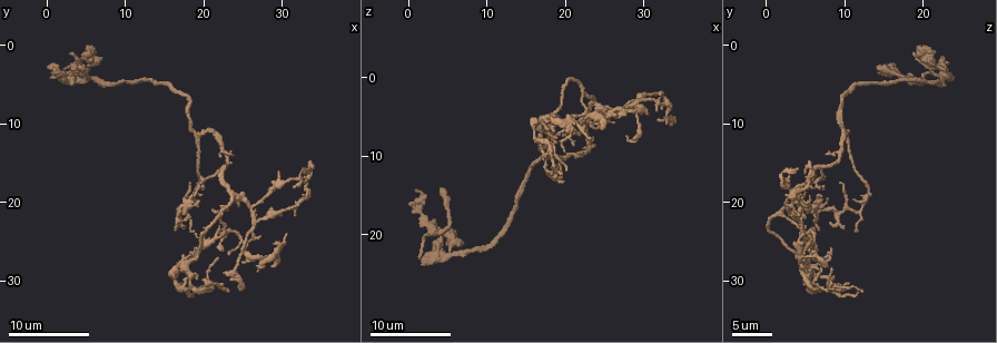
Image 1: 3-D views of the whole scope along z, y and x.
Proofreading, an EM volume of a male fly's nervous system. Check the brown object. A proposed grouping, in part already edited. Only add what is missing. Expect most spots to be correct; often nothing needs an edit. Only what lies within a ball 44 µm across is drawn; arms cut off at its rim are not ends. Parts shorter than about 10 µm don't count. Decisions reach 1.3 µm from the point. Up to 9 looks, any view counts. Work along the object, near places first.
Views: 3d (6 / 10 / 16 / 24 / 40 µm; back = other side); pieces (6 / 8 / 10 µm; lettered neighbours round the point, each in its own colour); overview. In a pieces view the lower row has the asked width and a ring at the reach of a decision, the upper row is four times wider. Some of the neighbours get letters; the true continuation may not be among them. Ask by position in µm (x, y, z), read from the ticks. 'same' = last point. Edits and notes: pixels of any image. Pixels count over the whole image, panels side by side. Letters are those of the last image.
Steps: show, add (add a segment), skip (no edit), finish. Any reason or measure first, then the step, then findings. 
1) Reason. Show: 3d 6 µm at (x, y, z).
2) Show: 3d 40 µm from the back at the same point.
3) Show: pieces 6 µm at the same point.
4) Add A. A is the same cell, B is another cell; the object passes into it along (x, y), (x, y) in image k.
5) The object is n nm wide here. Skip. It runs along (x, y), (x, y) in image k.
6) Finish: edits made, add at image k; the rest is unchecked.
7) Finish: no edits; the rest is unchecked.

Branch stops here. Show: 3d 10 µm at (19.0, 26.0, 8.0).

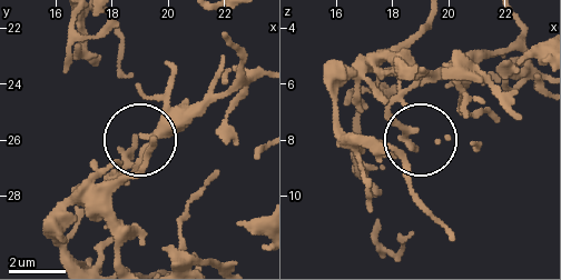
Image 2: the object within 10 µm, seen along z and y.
Show: pieces 6 µm at (18.9, 26.0, 8.3).

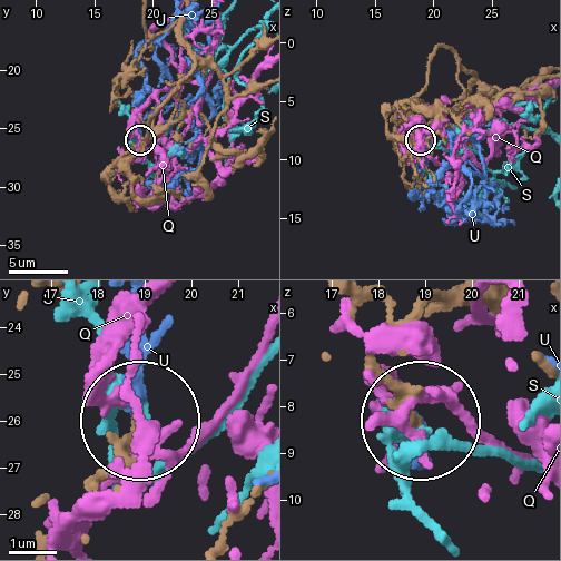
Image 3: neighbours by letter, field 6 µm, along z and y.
Skip. Q, S and U are other cells; none of them fits.

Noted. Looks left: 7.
Branch stops here. Show: 3d 10 µm at (24.5, 31.5, 6.5).

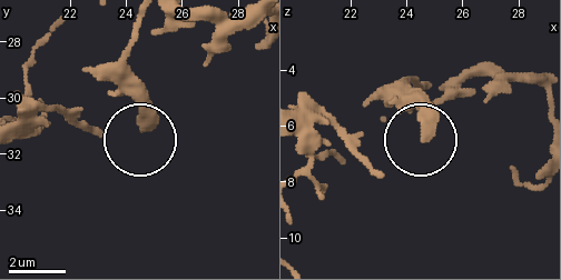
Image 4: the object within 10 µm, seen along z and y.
See the neighbours. Show: pieces 8 µm at (24.7, 31.1, 6.5).

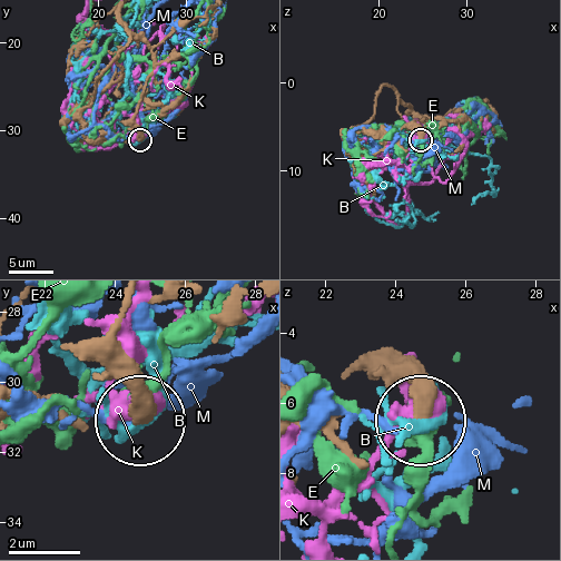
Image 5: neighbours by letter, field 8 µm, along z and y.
Skip. B, E, K and M are other cells; it runs along (397, 354), (416, 390), (416, 414) in image 5; no lettered segment goes on from it.

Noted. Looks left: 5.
Branch stops here. Show: pieces 8 µm at (21.5, 21.0, 5.5).

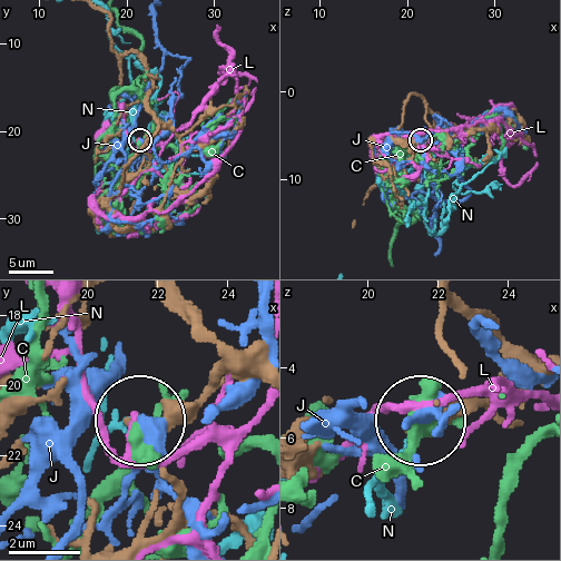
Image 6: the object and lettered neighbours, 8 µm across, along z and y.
Skip. C, J, L and N are other cells; none of them fits.

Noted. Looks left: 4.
Tapers out. Show: pieces 10 µm at (19.0, 31.0, 12.0).

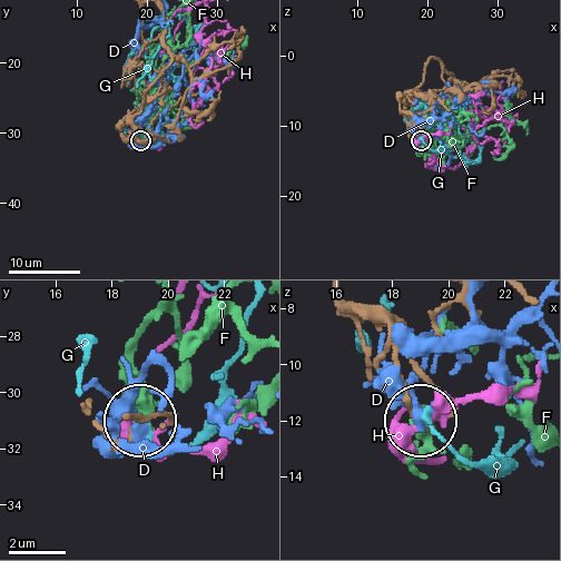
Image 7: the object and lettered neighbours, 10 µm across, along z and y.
Skip. D, F, G and H are other cells; no lettered segment goes on from it.

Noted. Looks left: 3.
Finish: no edits; the rest is unchecked.

